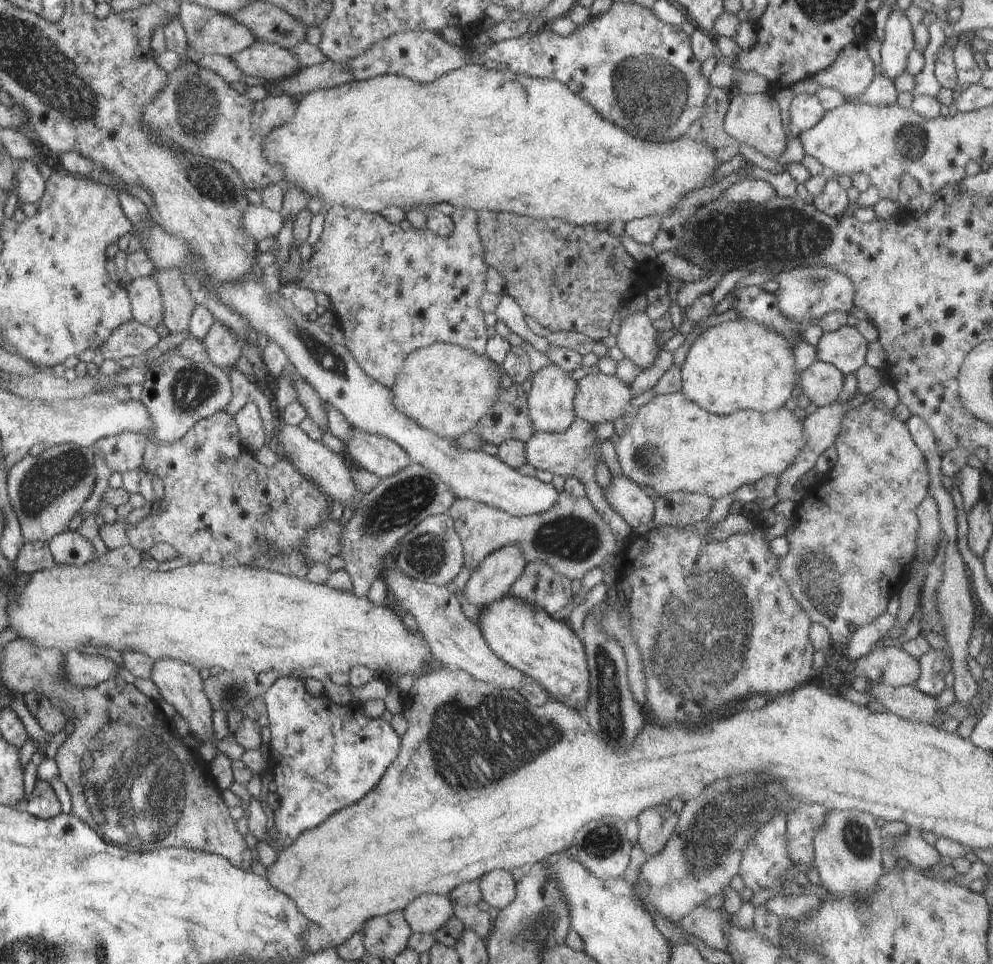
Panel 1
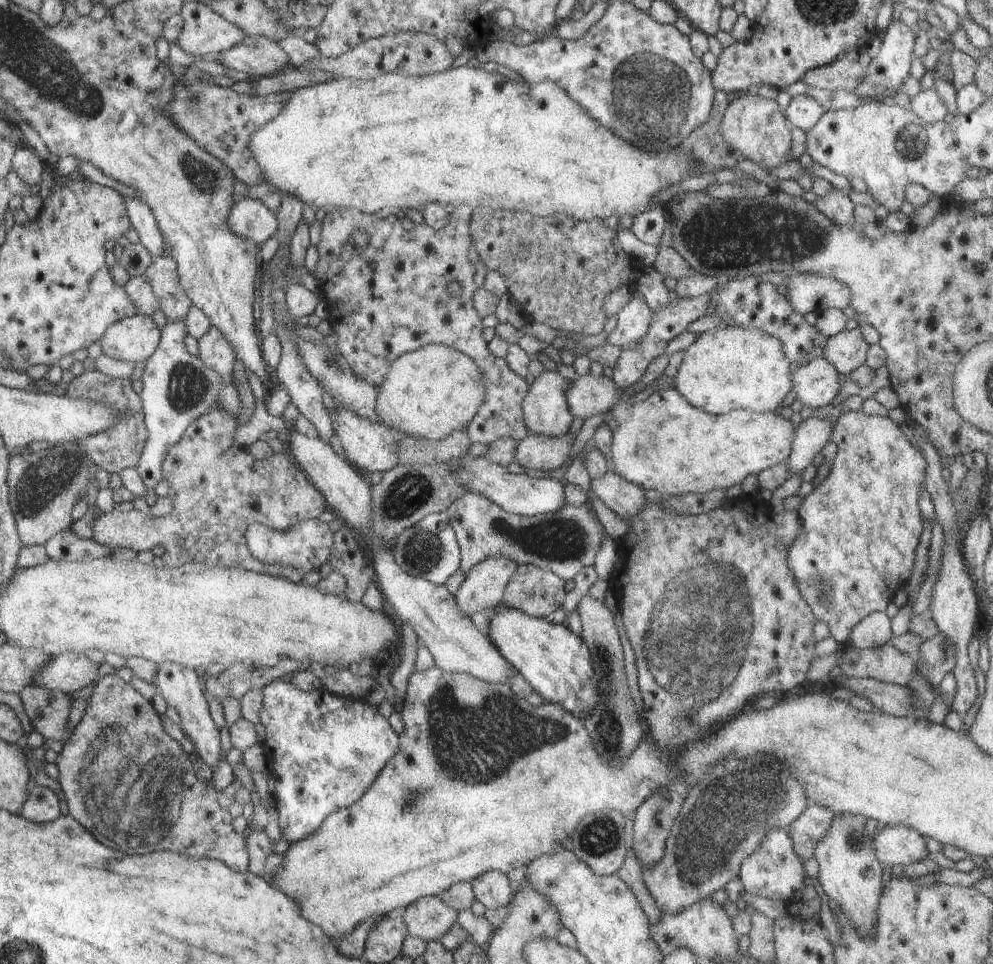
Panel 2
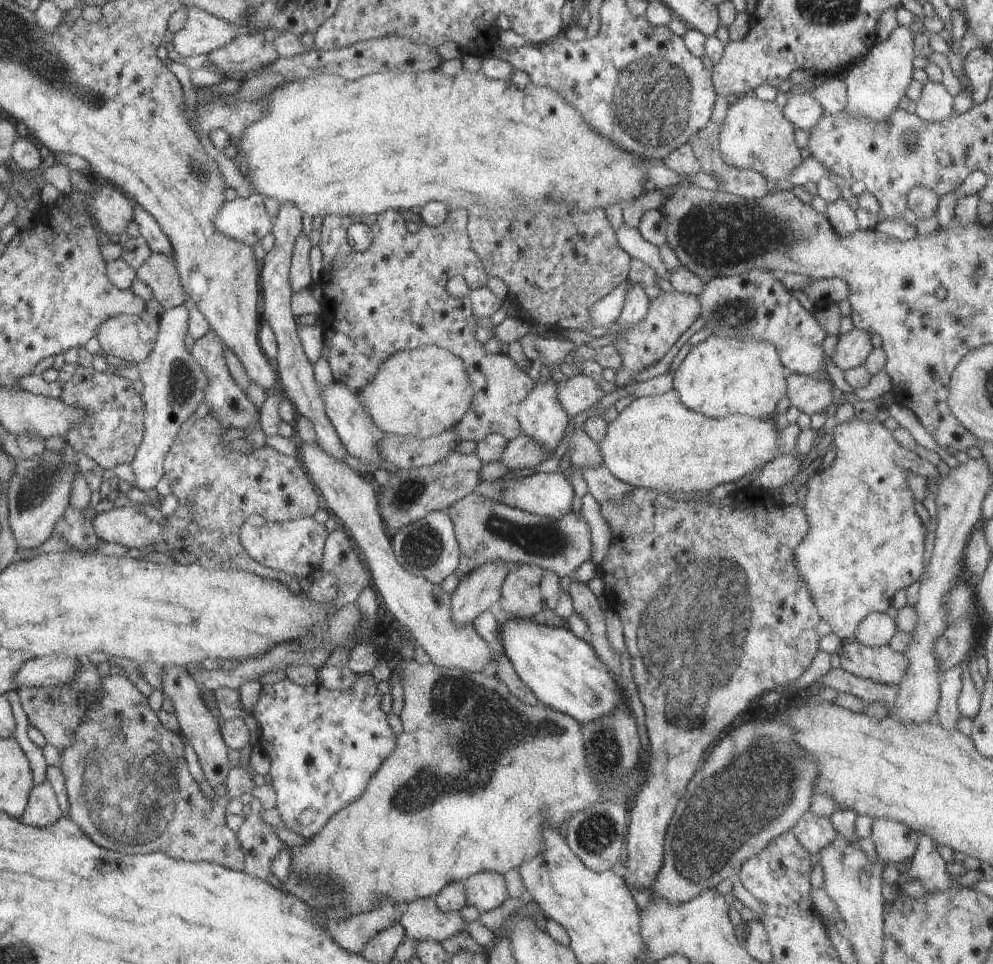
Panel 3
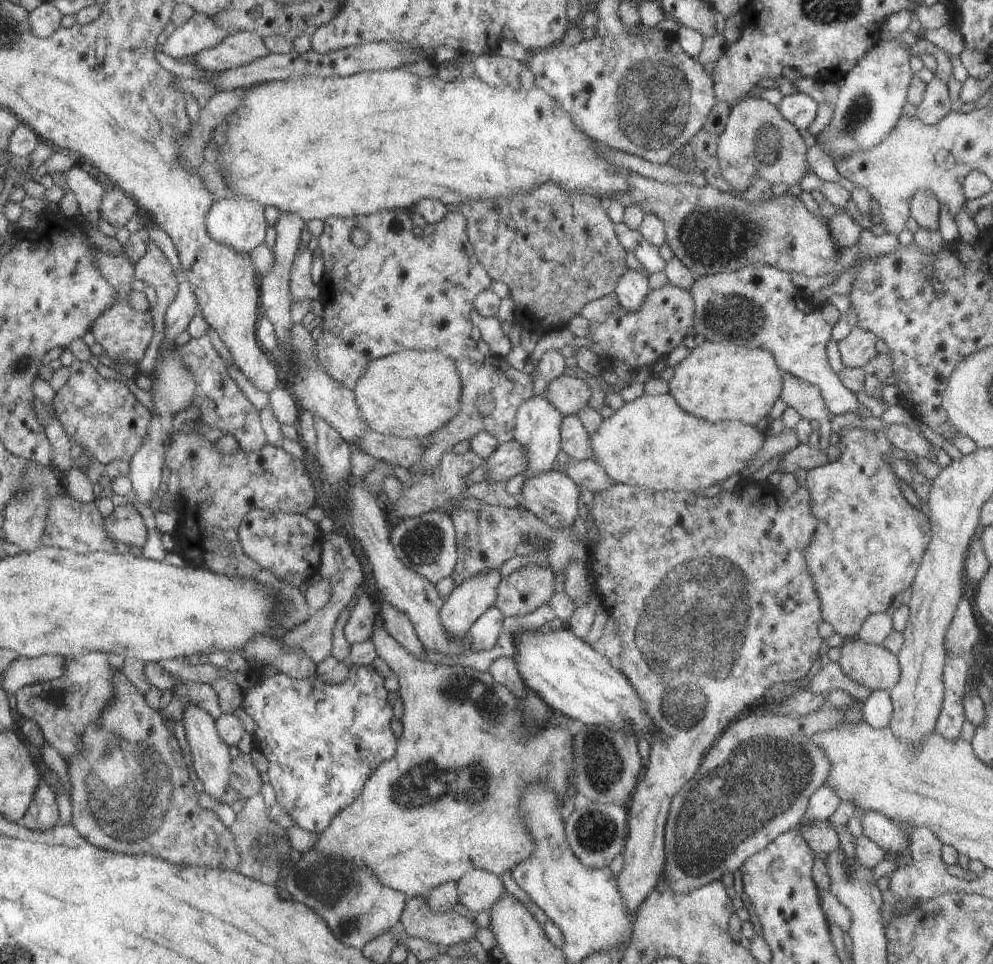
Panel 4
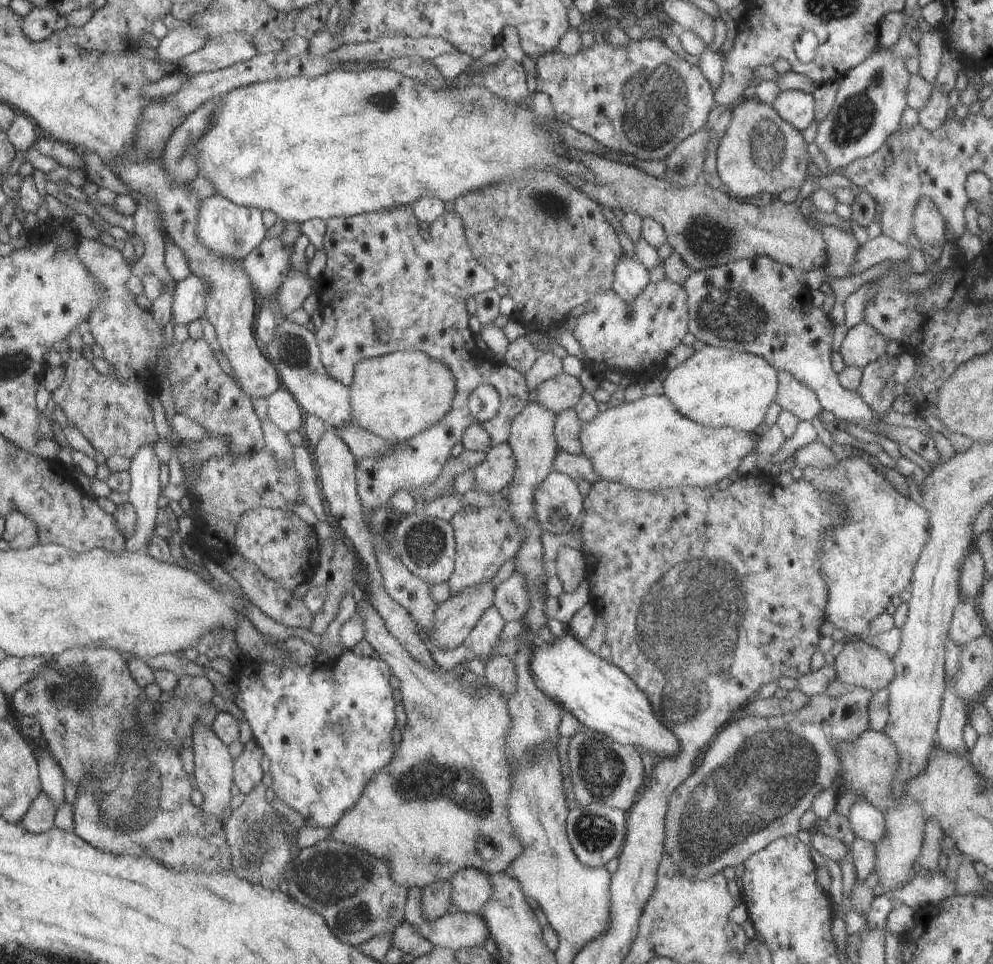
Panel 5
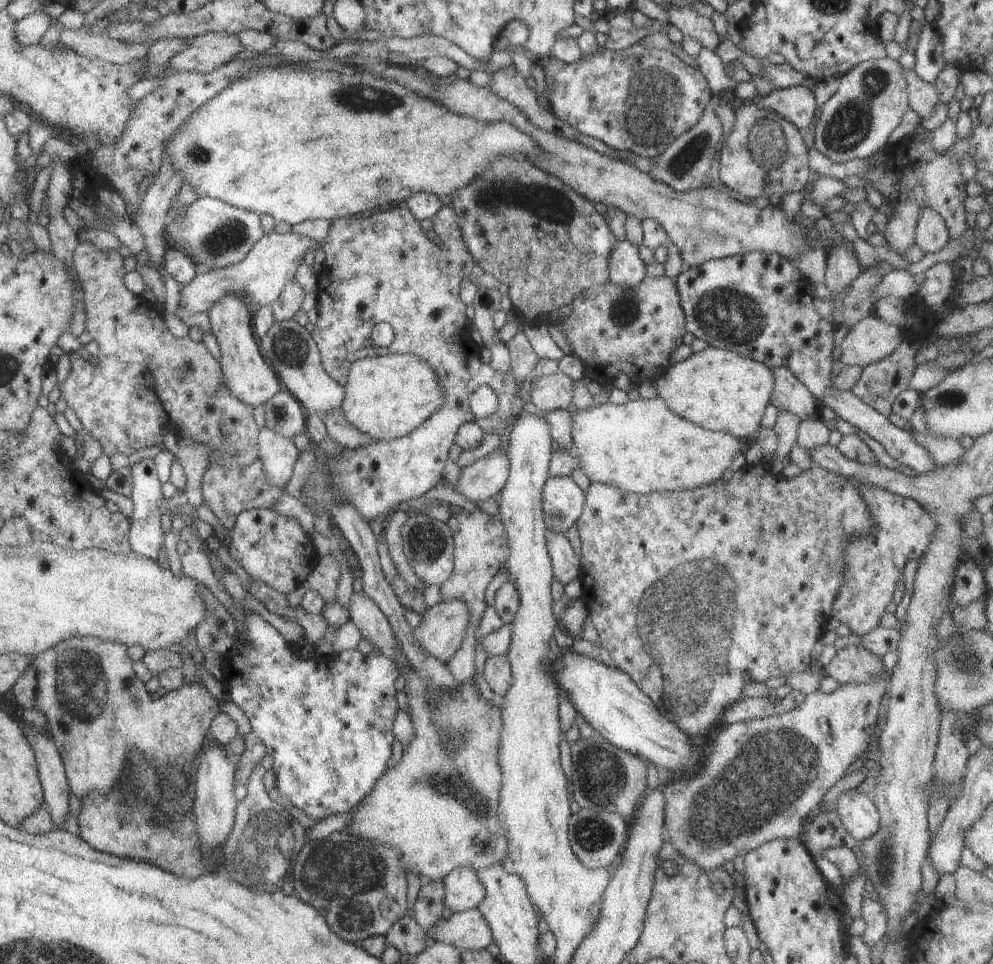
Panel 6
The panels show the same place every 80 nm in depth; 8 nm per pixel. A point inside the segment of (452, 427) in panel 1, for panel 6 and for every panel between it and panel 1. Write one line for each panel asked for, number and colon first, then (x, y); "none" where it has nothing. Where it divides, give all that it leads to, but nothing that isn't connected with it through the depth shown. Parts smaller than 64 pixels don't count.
2: (430, 392)
3: (421, 392)
4: (411, 394)
5: (396, 396)
6: (387, 397)

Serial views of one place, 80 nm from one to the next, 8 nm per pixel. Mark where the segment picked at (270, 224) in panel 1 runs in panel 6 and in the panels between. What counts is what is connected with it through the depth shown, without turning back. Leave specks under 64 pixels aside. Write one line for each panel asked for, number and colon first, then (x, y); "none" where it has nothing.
2: (249, 217)
3: (245, 219)
4: (240, 223)
5: (233, 231)
6: (213, 234)

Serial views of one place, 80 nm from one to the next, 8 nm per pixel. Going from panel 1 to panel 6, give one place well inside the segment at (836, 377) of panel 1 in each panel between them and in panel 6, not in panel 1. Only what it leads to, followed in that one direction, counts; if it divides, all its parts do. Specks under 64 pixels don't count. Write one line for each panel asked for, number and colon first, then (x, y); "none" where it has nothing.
2: (816, 384)
3: (811, 395)
4: (805, 398)
5: (801, 400)
6: (789, 394)

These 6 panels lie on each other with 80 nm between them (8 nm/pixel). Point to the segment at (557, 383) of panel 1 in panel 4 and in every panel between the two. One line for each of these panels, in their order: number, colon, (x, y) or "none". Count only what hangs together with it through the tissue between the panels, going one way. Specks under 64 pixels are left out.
2: (545, 410)
3: (541, 417)
4: (538, 423)

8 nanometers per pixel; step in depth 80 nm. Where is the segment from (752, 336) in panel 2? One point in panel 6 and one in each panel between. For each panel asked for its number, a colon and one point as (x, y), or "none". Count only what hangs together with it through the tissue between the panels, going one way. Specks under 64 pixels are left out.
3: (719, 376)
4: (720, 381)
5: (718, 387)
6: (717, 389)

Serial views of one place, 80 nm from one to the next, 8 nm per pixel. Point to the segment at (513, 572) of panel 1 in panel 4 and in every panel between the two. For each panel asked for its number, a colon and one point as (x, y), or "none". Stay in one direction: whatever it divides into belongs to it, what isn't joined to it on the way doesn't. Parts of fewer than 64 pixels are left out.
2: (483, 588)
3: (481, 588)
4: (470, 599)

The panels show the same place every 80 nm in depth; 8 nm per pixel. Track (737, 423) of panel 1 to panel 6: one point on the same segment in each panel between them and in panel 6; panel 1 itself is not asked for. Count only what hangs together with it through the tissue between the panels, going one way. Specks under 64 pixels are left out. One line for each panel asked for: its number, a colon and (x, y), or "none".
2: (663, 443)
3: (657, 443)
4: (651, 442)
5: (645, 444)
6: (641, 447)

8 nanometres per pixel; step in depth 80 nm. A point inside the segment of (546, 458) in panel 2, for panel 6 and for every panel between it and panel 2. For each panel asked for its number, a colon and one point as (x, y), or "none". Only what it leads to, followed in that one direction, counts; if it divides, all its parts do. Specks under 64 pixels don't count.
3: (521, 452)
4: (509, 459)
5: (497, 471)
6: (486, 477)

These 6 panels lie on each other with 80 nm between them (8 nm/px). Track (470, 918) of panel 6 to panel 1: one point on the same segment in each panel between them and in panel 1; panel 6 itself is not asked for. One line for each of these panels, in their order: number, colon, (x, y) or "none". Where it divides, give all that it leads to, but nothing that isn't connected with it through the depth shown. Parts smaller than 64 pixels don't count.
1: (428, 912)
2: (429, 918)
3: (423, 921)
4: (418, 921)
5: (456, 930)

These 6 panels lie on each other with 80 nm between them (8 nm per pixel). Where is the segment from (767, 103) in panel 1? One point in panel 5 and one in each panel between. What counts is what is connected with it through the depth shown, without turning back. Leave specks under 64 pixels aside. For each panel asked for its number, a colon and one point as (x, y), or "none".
2: (755, 127)
3: (755, 135)
4: (757, 140)
5: (760, 152)

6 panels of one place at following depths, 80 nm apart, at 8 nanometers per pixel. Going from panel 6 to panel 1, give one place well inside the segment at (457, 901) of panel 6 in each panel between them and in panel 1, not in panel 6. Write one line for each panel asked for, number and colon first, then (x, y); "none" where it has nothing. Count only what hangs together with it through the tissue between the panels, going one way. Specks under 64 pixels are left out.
1: (497, 887)
2: (492, 889)
3: (486, 890)
4: (478, 890)
5: (472, 888)

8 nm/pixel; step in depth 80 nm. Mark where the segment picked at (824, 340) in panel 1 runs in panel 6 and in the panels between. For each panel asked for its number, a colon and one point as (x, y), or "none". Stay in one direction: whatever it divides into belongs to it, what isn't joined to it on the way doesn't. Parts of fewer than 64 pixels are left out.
2: (846, 351)
3: (852, 349)
4: (856, 349)
5: (863, 344)
6: (868, 341)

